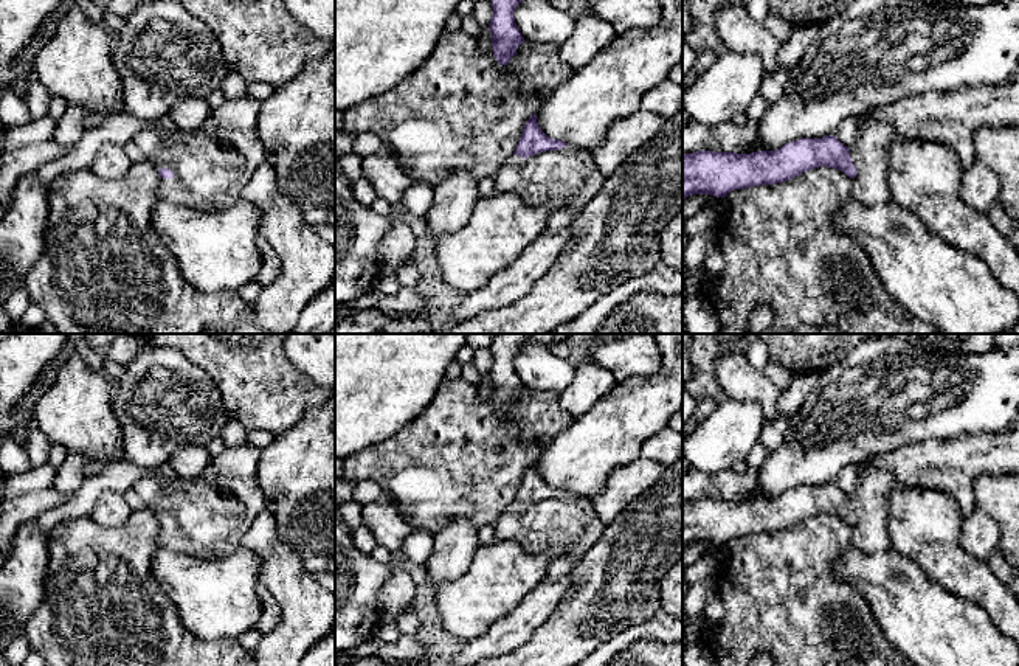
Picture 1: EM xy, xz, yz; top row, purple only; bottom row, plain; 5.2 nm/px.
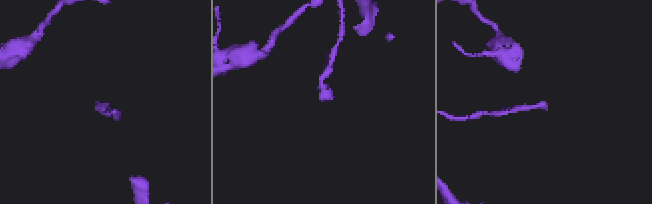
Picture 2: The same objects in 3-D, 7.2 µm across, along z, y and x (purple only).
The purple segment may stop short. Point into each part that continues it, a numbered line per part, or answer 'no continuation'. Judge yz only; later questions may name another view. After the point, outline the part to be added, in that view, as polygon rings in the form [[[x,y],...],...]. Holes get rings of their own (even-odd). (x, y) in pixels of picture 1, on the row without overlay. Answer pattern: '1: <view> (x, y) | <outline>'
1: yz (869, 500) | [[[861,467],[853,494],[851,509],[858,519],[851,545],[867,554],[892,548],[889,537],[889,492],[900,486],[896,478],[876,467]]]

